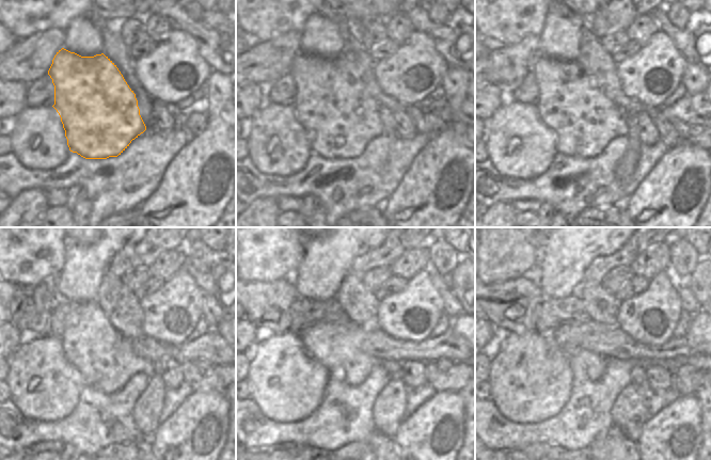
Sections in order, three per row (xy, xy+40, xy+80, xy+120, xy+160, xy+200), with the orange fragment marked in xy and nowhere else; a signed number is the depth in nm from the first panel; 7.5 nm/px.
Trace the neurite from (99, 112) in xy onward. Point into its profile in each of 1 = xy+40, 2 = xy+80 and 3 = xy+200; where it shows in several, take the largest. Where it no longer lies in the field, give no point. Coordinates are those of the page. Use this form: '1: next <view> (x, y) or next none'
1: next xy+40 (341, 119)
2: next xy+80 (584, 121)
3: next xy+200 (594, 364)

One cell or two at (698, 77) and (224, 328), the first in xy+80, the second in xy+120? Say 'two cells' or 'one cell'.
two cells

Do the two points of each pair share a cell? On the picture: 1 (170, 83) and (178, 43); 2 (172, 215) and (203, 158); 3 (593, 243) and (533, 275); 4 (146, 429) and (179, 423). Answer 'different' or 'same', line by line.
1: same
2: same
3: different
4: different

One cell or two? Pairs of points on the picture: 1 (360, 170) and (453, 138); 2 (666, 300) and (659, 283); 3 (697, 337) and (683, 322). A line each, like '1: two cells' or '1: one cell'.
1: two cells
2: one cell
3: two cells

